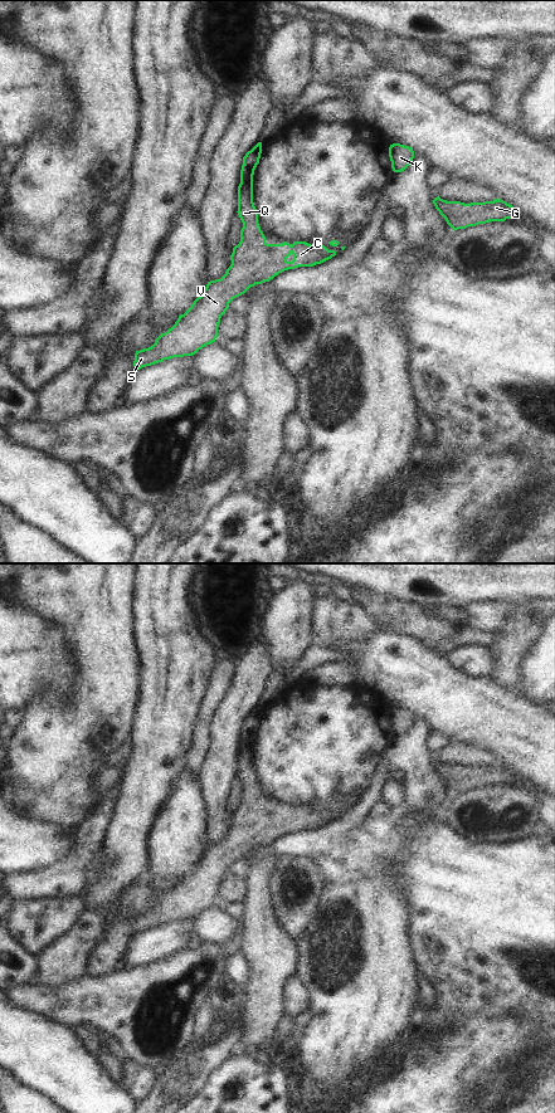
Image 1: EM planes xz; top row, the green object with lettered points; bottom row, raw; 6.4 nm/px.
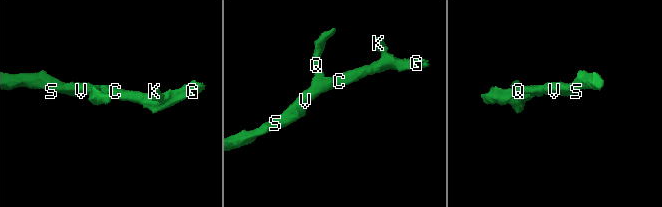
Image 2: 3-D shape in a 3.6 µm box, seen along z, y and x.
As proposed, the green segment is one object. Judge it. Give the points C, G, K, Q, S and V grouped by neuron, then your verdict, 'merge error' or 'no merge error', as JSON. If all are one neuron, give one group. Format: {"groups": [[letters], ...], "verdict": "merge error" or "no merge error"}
{"groups": [["C", "G", "K", "Q", "S", "V"]], "verdict": "no merge error"}

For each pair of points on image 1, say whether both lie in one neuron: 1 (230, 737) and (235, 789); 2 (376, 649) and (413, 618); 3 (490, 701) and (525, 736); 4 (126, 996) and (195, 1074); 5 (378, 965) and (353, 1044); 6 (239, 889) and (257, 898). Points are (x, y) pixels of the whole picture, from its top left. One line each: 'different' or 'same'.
1: different
2: different
3: same
4: different
5: same
6: different

